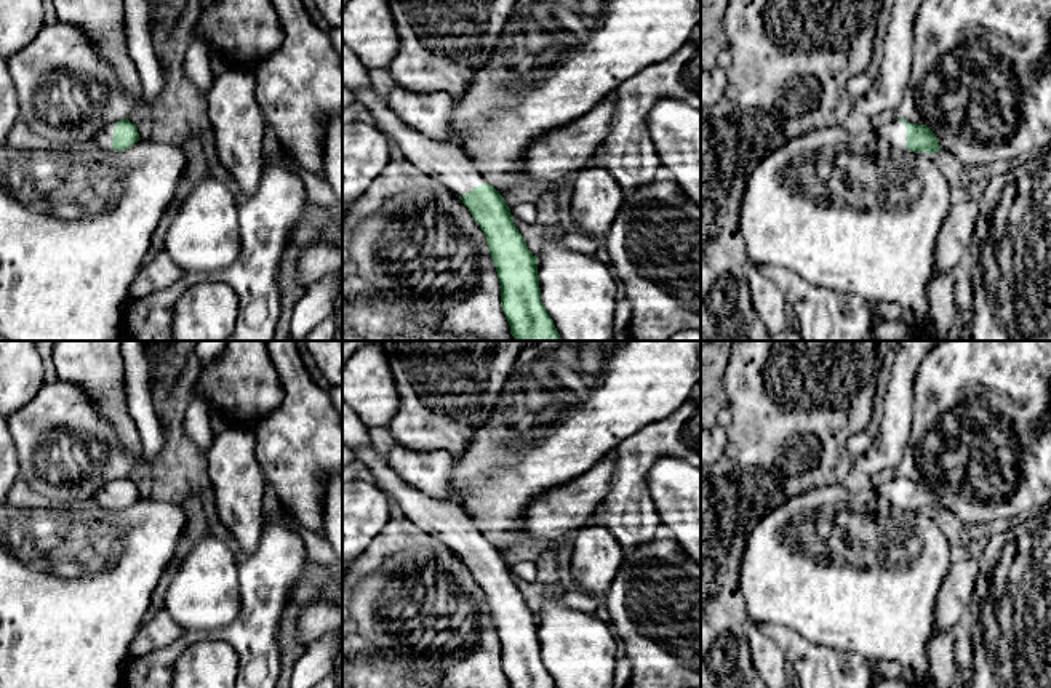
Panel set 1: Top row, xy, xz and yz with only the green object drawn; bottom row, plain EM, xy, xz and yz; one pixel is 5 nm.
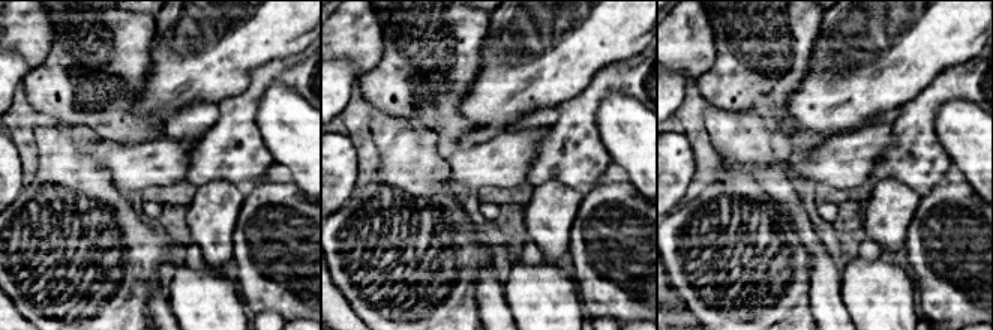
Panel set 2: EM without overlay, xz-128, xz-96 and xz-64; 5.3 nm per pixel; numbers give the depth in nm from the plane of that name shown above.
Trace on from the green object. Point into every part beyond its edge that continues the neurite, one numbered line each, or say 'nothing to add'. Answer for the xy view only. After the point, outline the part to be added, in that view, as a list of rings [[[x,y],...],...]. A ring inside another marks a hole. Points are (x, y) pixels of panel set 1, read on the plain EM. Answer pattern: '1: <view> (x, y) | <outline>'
1: xy (103, 496) | [[[109,480],[99,490],[96,490],[94,494],[91,496],[90,504],[99,506],[102,509],[114,510],[110,501],[114,496],[115,482],[117,480]]]

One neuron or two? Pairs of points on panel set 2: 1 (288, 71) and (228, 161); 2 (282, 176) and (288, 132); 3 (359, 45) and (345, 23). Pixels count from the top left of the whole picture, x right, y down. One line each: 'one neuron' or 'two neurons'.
1: one neuron
2: two neurons
3: one neuron

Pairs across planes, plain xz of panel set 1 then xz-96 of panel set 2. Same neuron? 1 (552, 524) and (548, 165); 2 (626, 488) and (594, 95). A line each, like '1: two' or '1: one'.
1: two
2: one

